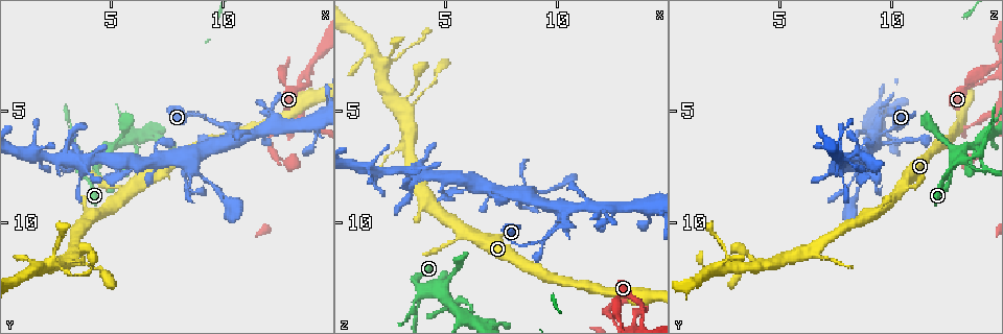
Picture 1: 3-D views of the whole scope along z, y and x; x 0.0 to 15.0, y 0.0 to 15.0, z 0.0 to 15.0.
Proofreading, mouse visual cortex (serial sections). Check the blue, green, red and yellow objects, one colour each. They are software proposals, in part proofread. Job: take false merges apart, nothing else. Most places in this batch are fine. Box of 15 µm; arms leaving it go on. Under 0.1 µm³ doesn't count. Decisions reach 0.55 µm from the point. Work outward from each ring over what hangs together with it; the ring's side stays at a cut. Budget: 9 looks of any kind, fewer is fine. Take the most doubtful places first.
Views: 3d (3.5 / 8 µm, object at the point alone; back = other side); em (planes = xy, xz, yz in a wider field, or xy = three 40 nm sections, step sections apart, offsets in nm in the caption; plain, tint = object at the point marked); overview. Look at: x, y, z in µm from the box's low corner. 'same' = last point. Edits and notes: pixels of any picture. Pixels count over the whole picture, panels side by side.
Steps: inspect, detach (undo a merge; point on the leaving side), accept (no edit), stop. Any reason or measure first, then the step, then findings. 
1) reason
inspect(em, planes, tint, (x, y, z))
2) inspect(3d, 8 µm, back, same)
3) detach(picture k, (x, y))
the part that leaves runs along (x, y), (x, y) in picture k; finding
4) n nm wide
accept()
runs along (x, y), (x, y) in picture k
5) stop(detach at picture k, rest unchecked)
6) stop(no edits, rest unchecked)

looks like a crossing
inspect(3d, 3.5 µm, (10.4, 6.1, 9.5))

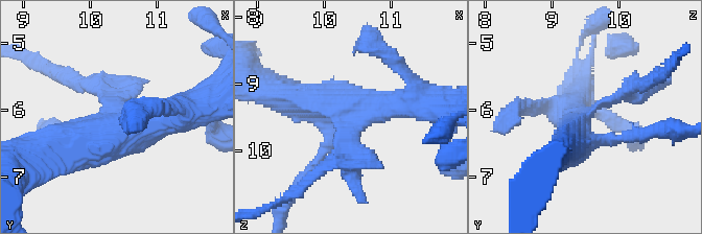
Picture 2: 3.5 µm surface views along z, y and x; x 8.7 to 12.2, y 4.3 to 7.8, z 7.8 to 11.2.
4 arms; arms of 200, 200, 400, 600 nm; now the EM
inspect(em, xy, step 3, tint, (10.45, 6.15, 9.50))

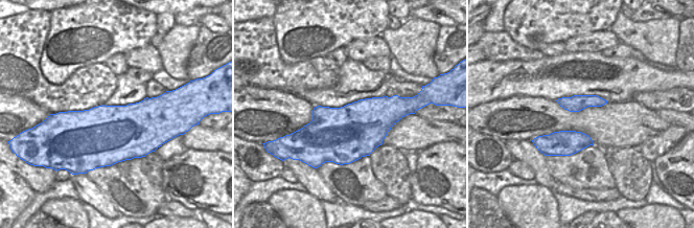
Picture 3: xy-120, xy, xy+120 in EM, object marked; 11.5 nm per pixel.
accept()
runs along (633, 86), (595, 104), (568, 146) in picture 2; continuous, no second cell

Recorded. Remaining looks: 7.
arms run side by side
inspect(3d, 8 µm, (4.0, 7.2, 13.0))

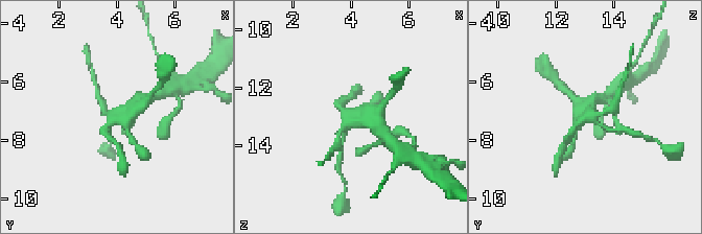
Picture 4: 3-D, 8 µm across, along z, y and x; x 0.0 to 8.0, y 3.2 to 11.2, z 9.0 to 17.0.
inspect(3d, 3.5 µm, (4.0, 7.3, 12.9))

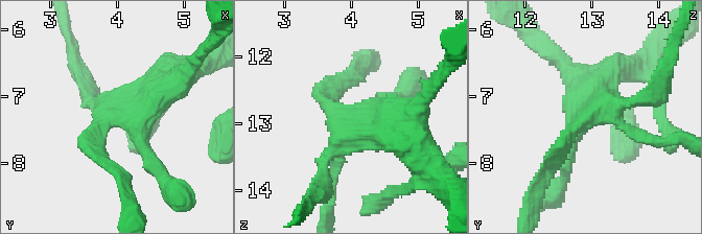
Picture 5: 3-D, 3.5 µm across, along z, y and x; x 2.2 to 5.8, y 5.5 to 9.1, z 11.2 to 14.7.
shape alone is not enough
inspect(em, xy, step 3, tint, (4.00, 7.30, 12.95))

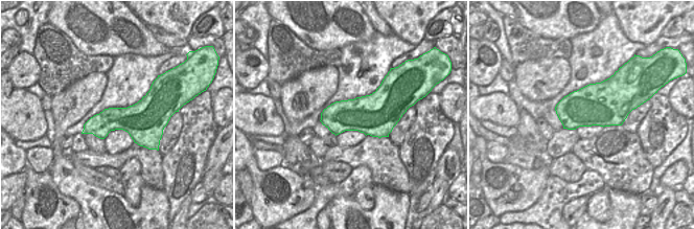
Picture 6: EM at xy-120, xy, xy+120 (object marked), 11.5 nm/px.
accept()
runs along (108, 163), (91, 134), (165, 76) in picture 5; all the same cell

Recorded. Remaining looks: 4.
looks like a crossing
inspect(3d, 3.5 µm, back, (5.5, 6.3, 14.1))

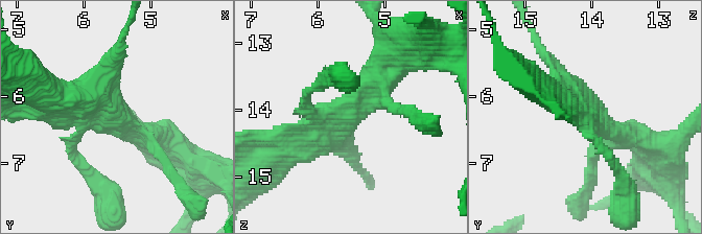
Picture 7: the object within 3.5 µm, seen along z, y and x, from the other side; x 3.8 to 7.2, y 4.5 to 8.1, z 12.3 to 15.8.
need the tissue
inspect(em, xy, step 2, tint, (5.60, 6.25, 14.10))

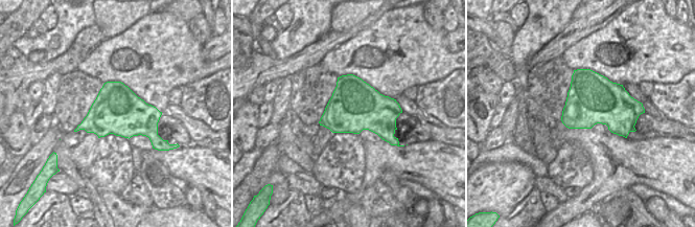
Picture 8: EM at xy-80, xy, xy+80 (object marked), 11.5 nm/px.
cut it another way
inspect(em, xy, step 5, tint, same)

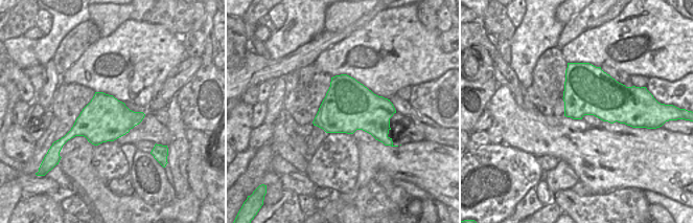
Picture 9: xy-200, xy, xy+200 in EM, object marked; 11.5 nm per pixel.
600 nm wide
accept()
runs along (390, 68), (316, 141), (289, 148) in picture 7; one cell here

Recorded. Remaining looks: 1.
stop(no edits, rest unchecked)

